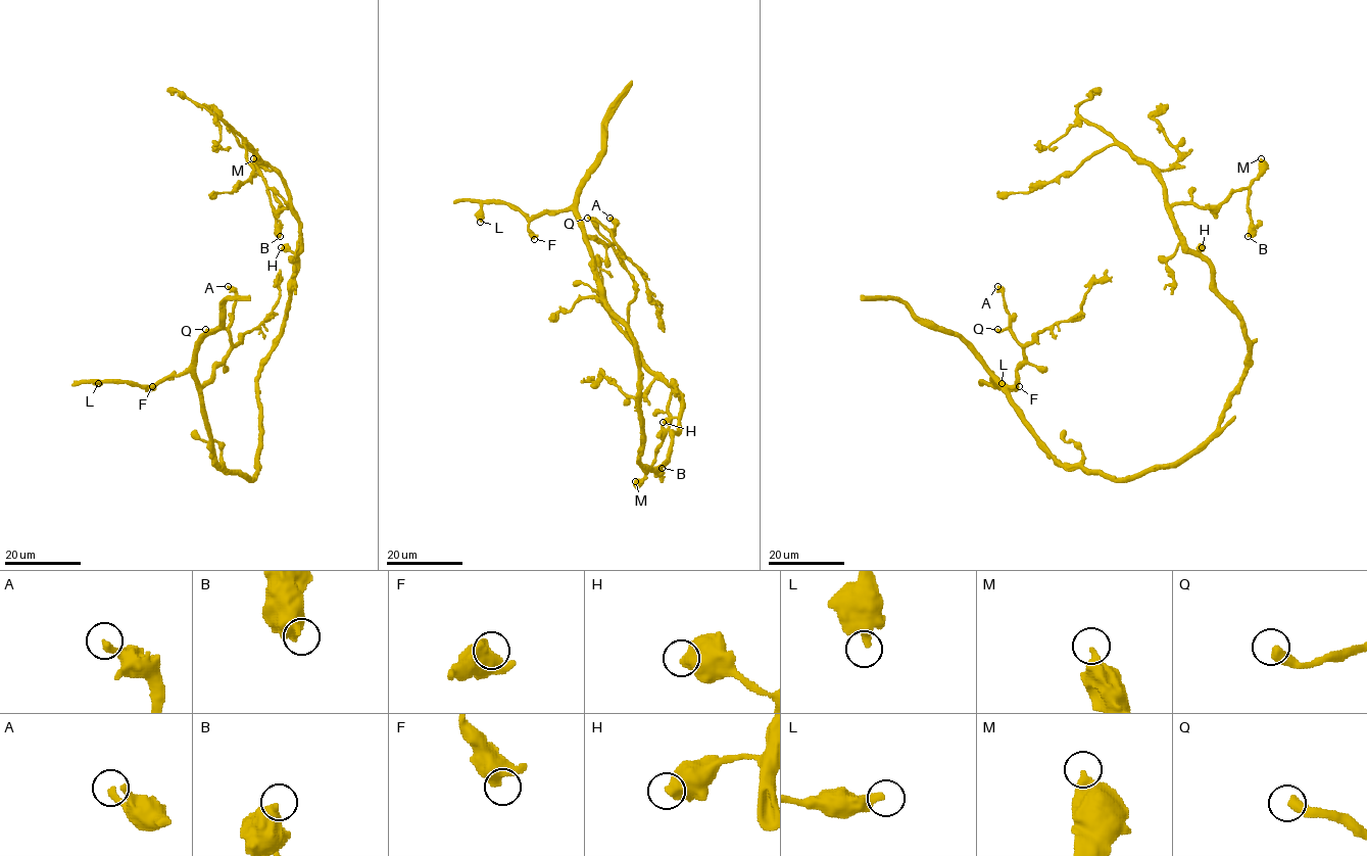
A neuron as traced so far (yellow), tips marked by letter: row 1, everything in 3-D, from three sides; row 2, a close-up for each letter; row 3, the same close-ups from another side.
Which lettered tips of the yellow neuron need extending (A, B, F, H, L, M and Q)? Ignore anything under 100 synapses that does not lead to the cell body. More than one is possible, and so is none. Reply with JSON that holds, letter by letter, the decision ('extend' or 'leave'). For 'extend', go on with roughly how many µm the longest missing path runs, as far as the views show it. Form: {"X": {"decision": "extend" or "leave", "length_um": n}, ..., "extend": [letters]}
{"A": {"decision": "leave"}, "B": {"decision": "leave"}, "F": {"decision": "leave"}, "H": {"decision": "leave"}, "L": {"decision": "leave"}, "M": {"decision": "leave"}, "Q": {"decision": "leave"}, "extend": []}

